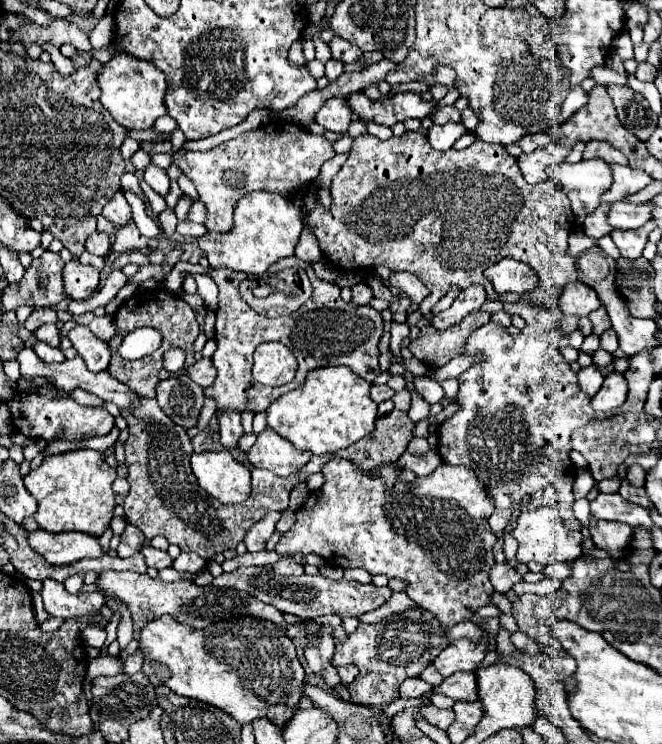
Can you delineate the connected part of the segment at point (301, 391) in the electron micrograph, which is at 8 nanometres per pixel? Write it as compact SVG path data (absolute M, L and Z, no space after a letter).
M318 367L312 369L304 381L302 387L288 391L286 395L278 397L268 407L268 427L274 429L280 437L288 439L298 451L312 451L316 455L334 453L338 449L344 449L362 437L370 435L374 431L376 421L376 403L370 399L370 383L352 373L348 367Z

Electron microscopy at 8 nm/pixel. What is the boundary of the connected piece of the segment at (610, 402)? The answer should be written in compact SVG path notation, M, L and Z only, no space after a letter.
M612 371L604 377L600 391L592 397L592 407L596 411L612 413L626 401L626 393L628 393L628 385L626 385L624 375Z

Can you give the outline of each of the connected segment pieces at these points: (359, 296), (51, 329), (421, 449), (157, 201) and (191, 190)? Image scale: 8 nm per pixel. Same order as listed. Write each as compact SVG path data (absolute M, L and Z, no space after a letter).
M356 283L352 287L352 303L356 303L356 305L368 305L370 299L372 299L372 289L366 283Z
M42 325L40 329L34 331L34 335L38 341L44 341L52 347L60 347L60 331L56 329L56 325Z
M412 439L408 445L408 453L412 455L426 455L430 451L430 445L426 439Z
M152 188L151 191L143 191L147 196L151 207L155 213L158 215L166 209L166 202L163 197L158 195Z
M180 175L178 185L180 185L180 189L182 189L182 193L184 193L186 197L190 197L192 201L196 201L196 199L198 199L198 191L196 191L194 183L192 183L192 181L190 181L186 175Z

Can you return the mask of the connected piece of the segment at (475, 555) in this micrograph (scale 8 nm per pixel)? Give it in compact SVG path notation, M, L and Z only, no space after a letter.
M330 459L322 467L322 473L326 479L324 485L316 493L310 493L308 503L296 513L296 525L284 533L276 545L280 555L314 553L342 569L364 567L370 575L402 579L408 583L408 597L422 609L434 613L444 627L468 621L478 607L492 603L490 595L494 593L494 587L488 573L496 563L492 555L496 535L486 519L494 513L494 501L478 483L472 469L442 463L428 477L402 483L398 481L396 465L384 465L374 477L368 477L360 473L360 467L346 459Z

